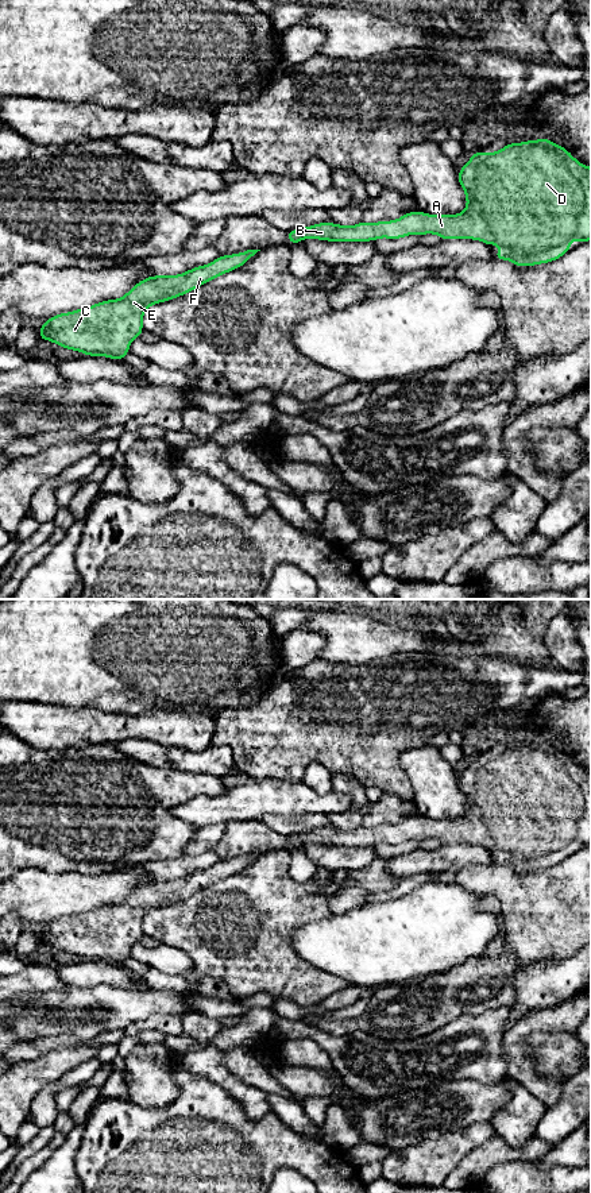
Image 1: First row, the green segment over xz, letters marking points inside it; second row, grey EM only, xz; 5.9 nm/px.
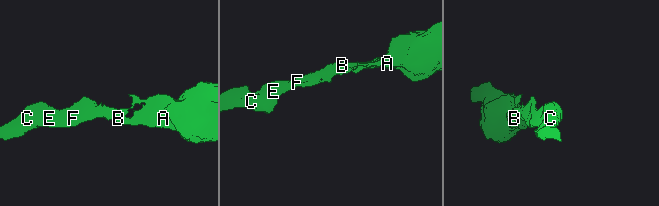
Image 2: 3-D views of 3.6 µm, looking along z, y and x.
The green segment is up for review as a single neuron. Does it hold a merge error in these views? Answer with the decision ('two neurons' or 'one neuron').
one neuron

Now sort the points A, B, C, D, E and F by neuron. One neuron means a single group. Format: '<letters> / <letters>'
A B C D E F

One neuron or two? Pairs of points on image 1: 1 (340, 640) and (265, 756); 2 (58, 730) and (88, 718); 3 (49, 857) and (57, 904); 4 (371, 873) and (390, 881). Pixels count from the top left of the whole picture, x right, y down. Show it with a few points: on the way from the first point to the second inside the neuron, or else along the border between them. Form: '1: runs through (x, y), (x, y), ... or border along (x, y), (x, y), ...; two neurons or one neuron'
1: border along (319, 657), (359, 664); two neurons
2: runs through (65, 728), (78, 728), (81, 725); one neuron
3: border along (35, 867), (54, 872); two neurons
4: runs through (375, 877), (386, 881); one neuron

